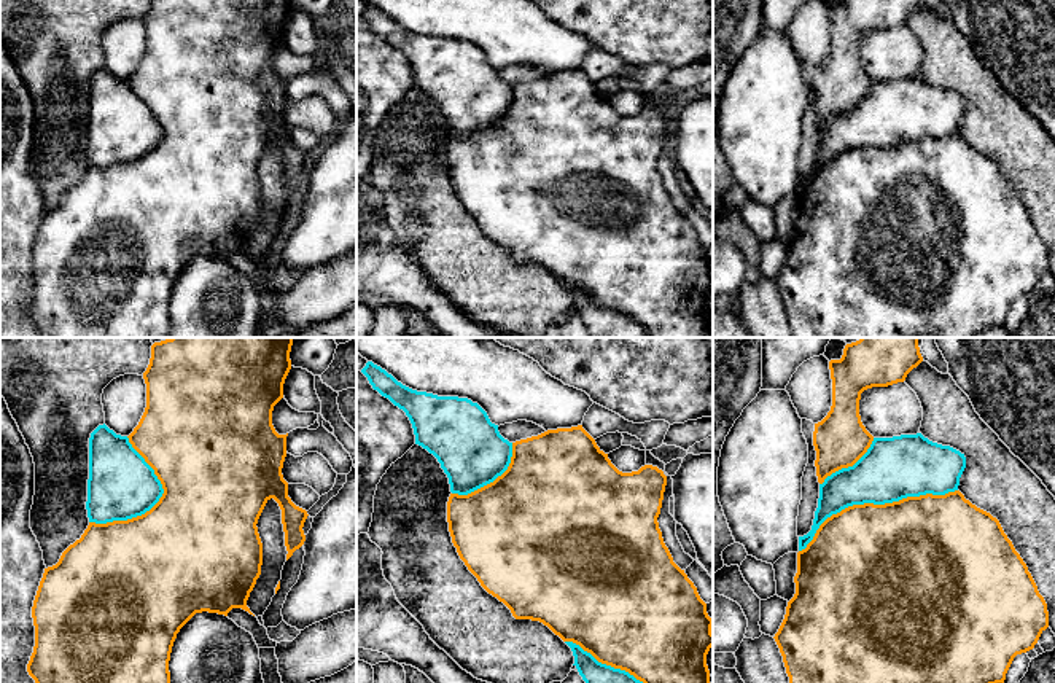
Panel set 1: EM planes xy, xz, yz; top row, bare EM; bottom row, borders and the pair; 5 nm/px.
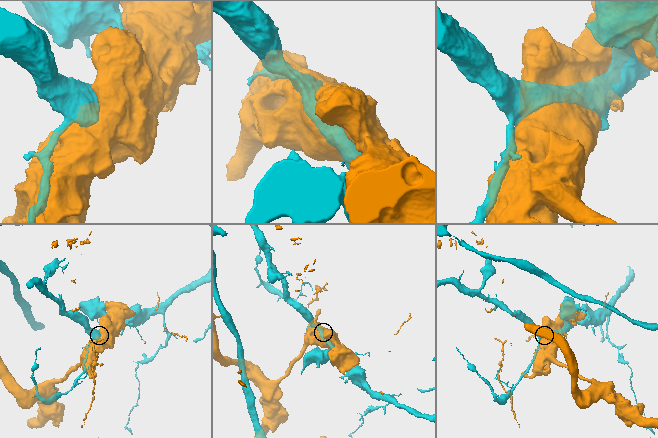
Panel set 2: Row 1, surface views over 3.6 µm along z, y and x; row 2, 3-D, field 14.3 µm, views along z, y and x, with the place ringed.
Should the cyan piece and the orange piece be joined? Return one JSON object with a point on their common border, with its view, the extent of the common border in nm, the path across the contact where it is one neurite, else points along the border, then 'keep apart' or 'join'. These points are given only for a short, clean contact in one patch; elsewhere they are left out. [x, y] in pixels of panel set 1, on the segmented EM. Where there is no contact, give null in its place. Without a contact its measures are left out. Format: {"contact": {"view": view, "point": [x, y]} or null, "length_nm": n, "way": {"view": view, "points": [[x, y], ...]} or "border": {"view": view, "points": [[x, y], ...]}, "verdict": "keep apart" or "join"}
{"contact": {"view": "yz", "point": [874, 503]}, "length_nm": 850, "verdict": "keep apart"}

